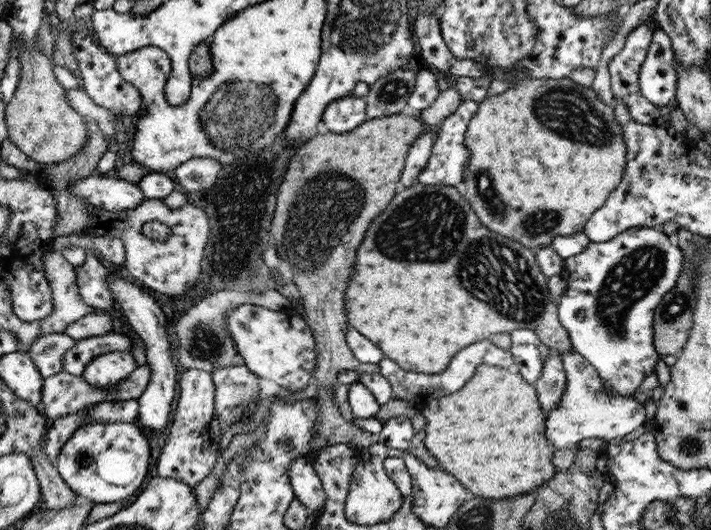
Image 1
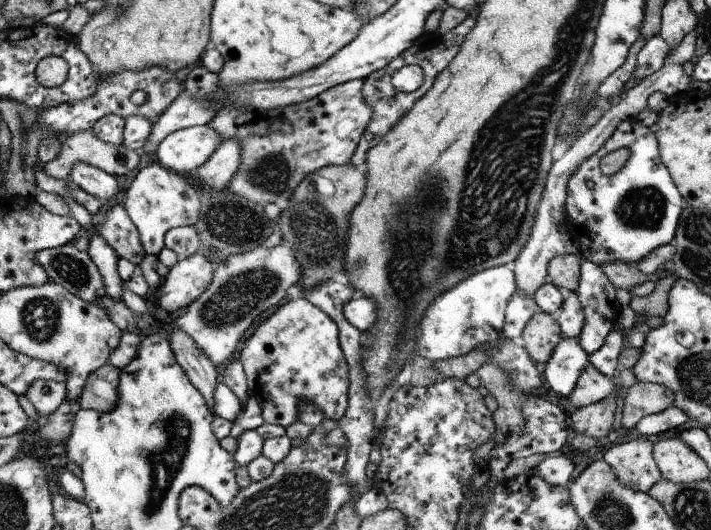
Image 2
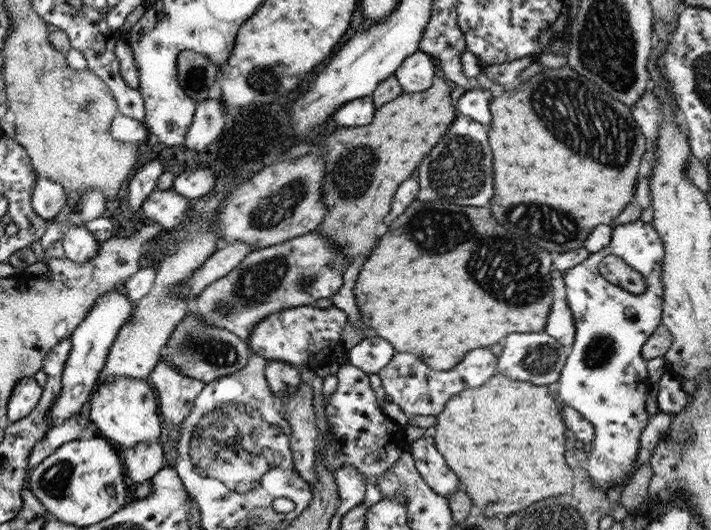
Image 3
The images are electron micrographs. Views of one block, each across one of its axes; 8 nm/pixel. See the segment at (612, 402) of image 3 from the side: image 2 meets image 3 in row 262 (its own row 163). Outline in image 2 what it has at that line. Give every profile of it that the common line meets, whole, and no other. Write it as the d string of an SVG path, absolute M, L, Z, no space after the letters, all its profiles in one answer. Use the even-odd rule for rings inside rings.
M636 111L620 121L608 140L577 166L566 185L566 238L578 243L580 260L601 267L614 261L636 264L654 248L672 243L685 205L661 161L656 135L638 119ZM624 146L632 151L624 167L612 176L602 174L600 160ZM587 180L594 182L593 188L586 187Z

